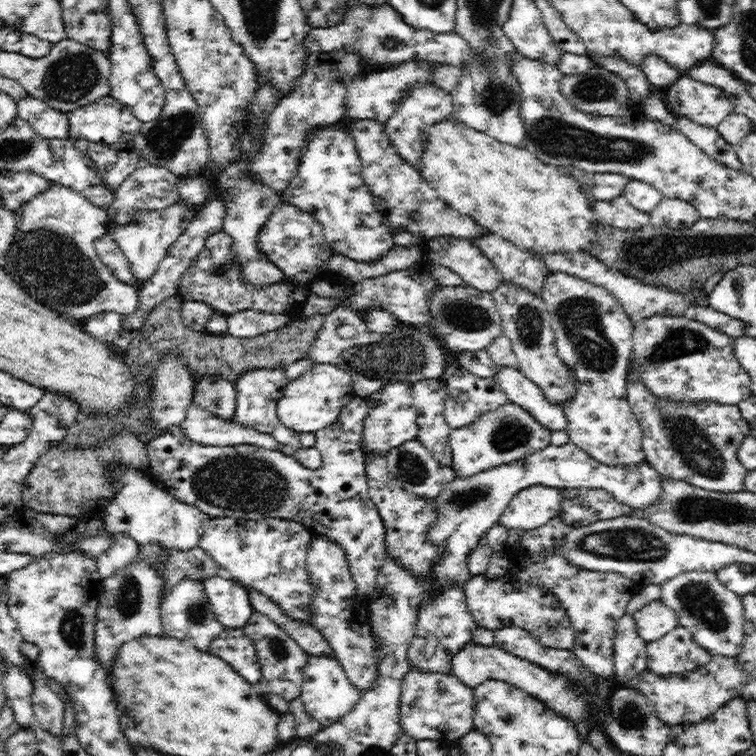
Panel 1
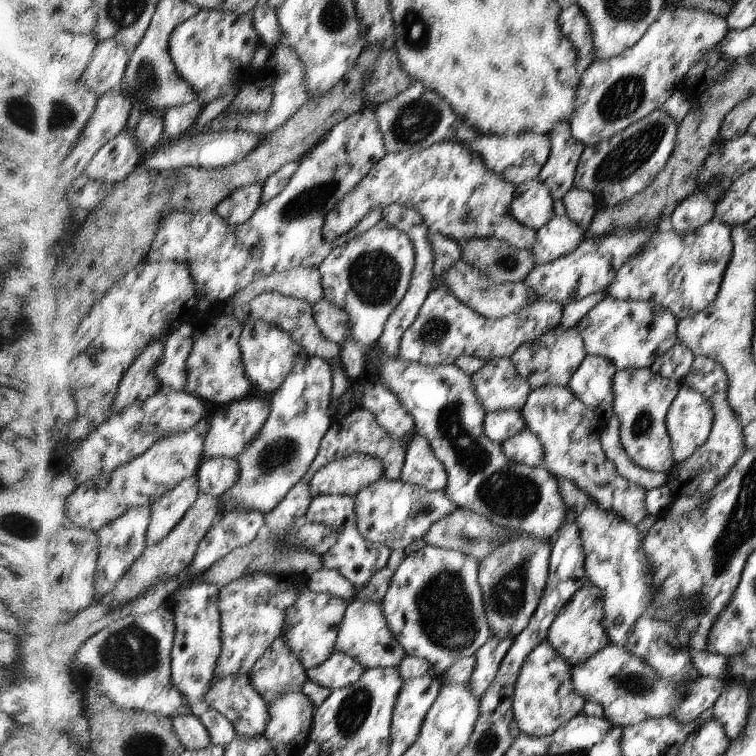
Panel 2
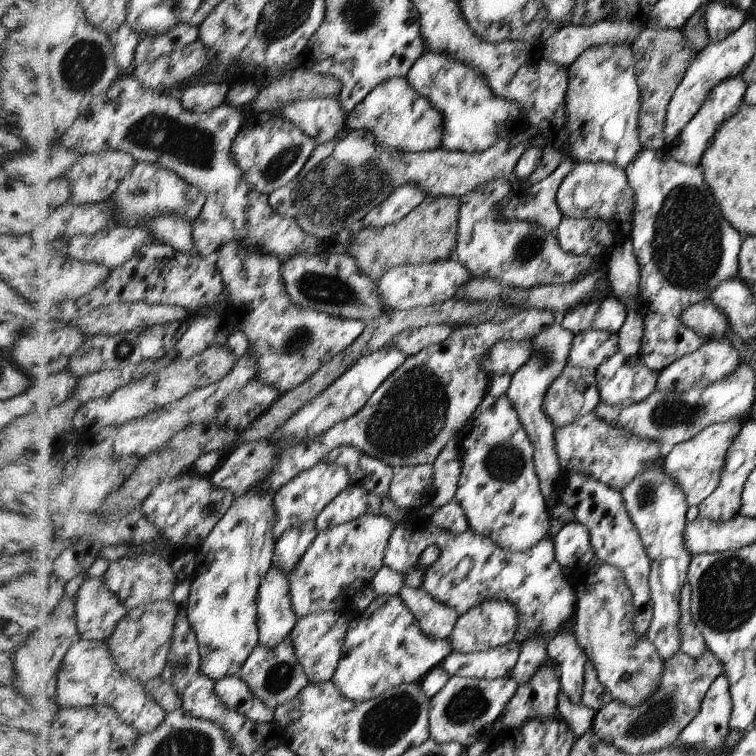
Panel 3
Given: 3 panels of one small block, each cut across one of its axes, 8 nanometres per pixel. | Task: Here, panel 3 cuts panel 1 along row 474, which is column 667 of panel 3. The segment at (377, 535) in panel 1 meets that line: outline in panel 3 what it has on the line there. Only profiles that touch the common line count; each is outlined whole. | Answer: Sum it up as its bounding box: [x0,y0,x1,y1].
[624,147,744,373]

